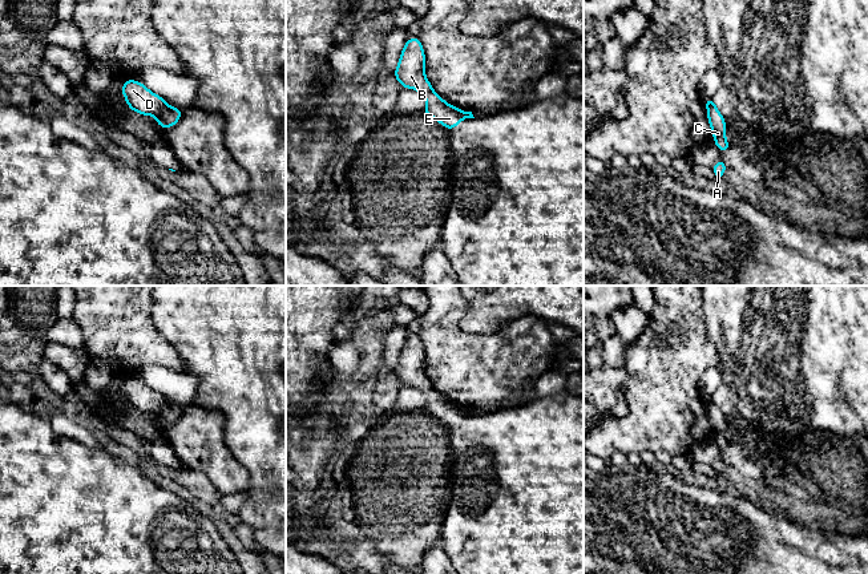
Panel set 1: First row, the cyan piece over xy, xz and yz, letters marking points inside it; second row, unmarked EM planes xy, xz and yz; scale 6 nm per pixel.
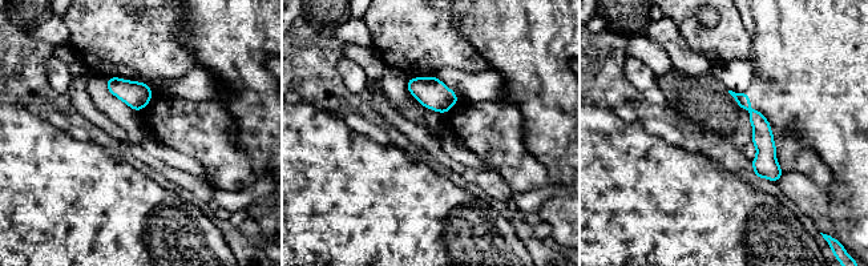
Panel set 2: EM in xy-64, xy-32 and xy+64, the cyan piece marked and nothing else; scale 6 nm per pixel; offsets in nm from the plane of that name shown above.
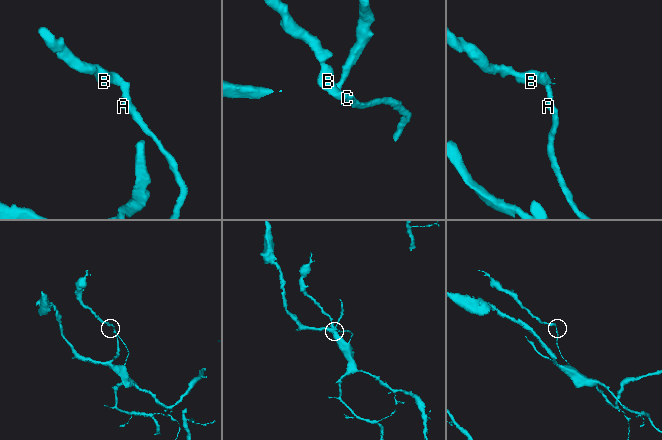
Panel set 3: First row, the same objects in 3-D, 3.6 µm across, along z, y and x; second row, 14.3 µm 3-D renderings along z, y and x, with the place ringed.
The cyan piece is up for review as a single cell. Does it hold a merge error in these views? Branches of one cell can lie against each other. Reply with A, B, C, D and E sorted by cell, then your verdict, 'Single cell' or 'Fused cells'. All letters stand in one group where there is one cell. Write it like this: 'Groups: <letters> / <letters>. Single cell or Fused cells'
Groups: A C / B D E. Fused cells

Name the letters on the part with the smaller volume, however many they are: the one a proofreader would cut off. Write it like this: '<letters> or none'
B, D, E

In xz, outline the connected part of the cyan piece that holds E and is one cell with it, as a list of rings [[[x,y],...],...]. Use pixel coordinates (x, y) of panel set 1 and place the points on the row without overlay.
[[[417,335],[408,336],[400,351],[393,371],[401,385],[415,387],[425,396],[424,412],[440,420],[448,428],[461,420],[461,408],[444,399],[432,385],[425,373],[425,351]]]

